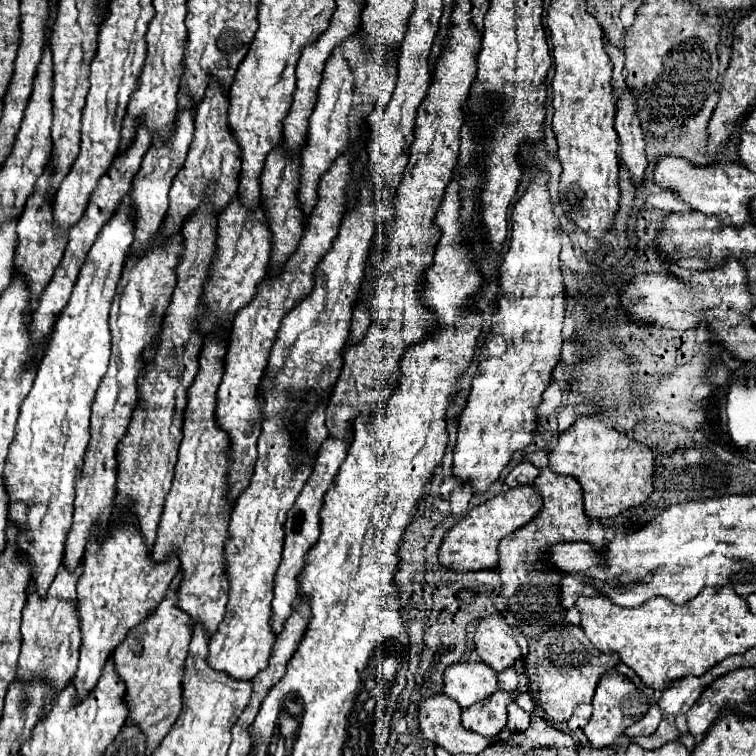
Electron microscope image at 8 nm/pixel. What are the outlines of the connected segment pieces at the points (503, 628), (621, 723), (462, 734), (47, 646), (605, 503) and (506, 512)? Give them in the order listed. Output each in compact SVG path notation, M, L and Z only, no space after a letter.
M487 616L477 624L475 648L479 658L493 670L503 672L521 658L521 648L503 616Z
M609 670L599 680L591 706L593 706L593 716L585 726L585 736L593 748L605 748L615 744L615 740L623 734L625 728L629 728L631 724L641 720L641 716L645 716L645 712L649 710L649 700L627 676L619 674L617 670Z
M445 694L419 700L419 724L427 740L451 754L477 754L491 744L487 738L463 728L459 704Z
M59 566L55 580L49 586L49 592L45 598L39 598L37 594L29 594L27 606L23 608L23 624L21 624L21 654L19 654L19 664L17 664L17 676L25 676L25 680L53 680L53 696L45 700L39 720L45 720L49 714L51 706L57 700L57 694L61 688L65 688L71 678L77 672L77 660L79 660L79 644L81 644L81 634L79 634L79 616L77 616L77 580L83 574L83 566L75 568L73 572L67 572L63 566Z
M581 416L559 434L557 446L549 452L549 468L557 474L569 474L579 480L585 514L593 520L619 516L623 510L643 504L653 494L651 450L595 416Z
M517 486L511 488L479 506L473 506L467 516L463 516L443 538L439 548L439 564L453 572L477 572L477 570L493 570L497 568L497 546L499 540L519 528L523 528L529 520L537 516L541 510L541 496L533 490L533 486Z

